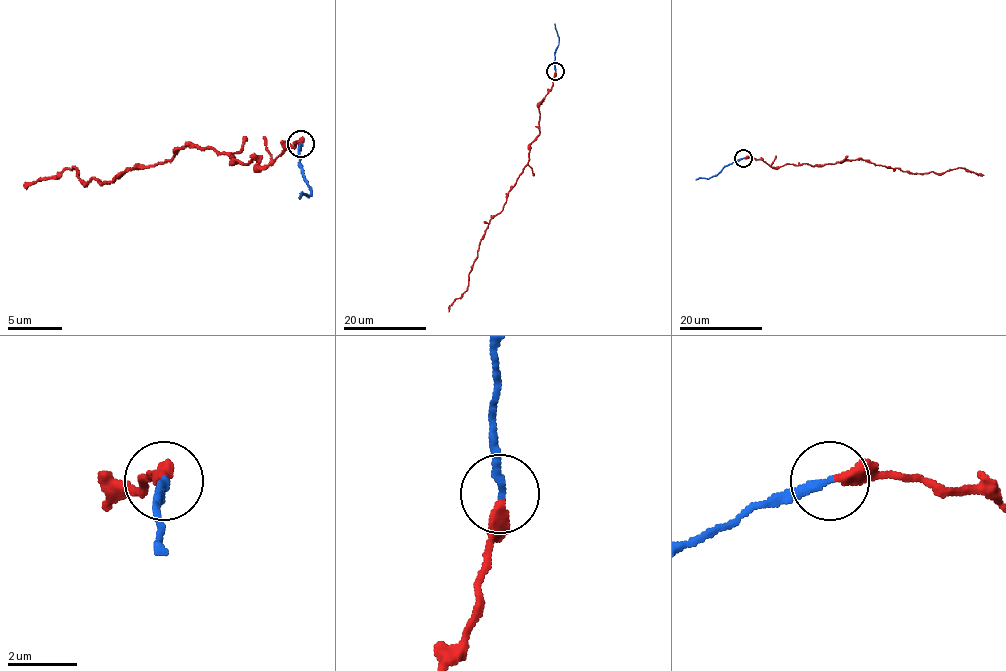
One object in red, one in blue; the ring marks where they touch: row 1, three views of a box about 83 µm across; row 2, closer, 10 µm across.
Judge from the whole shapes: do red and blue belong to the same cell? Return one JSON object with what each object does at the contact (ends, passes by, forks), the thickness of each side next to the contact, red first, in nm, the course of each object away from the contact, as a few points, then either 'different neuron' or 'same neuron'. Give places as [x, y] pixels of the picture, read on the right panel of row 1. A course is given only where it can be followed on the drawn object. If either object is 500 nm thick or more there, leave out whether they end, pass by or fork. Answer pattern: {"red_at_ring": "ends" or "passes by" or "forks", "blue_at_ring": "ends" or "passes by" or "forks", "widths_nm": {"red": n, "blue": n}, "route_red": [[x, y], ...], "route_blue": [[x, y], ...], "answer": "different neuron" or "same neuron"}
{"red_at_ring": "ends", "blue_at_ring": "ends", "widths_nm": {"red": 380, "blue": 240}, "route_red": [[743, 158], [762, 159], [775, 167], [863, 159], [913, 173], [944, 173], [961, 167], [983, 175]], "route_blue": [[743, 158], [725, 165], [710, 178], [695, 180]], "answer": "different neuron"}

